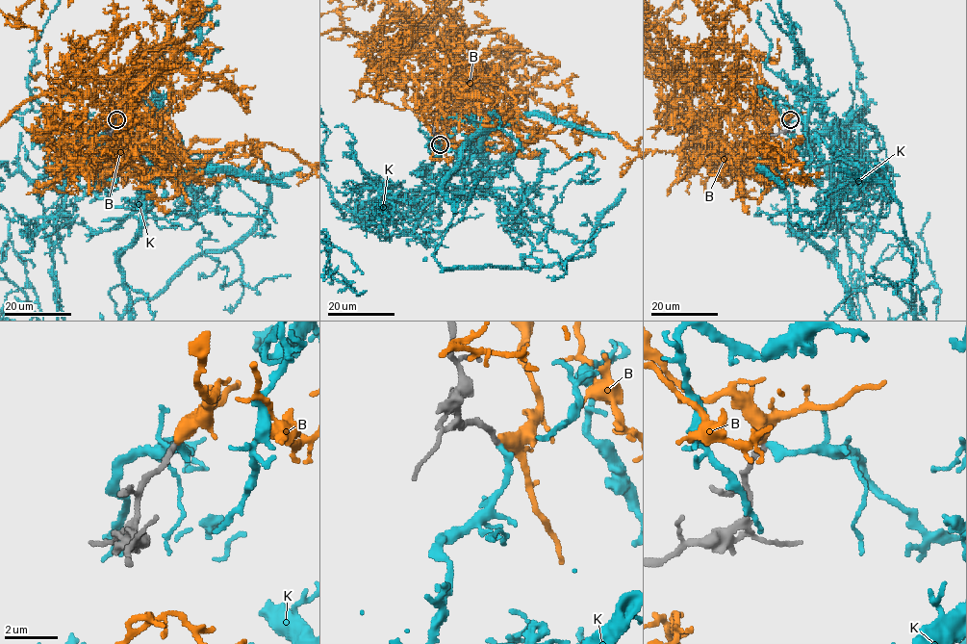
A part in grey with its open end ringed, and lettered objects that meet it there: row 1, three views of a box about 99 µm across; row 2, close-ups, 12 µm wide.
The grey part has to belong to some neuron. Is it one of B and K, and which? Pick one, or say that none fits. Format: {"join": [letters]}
{"join": ["K"]}

